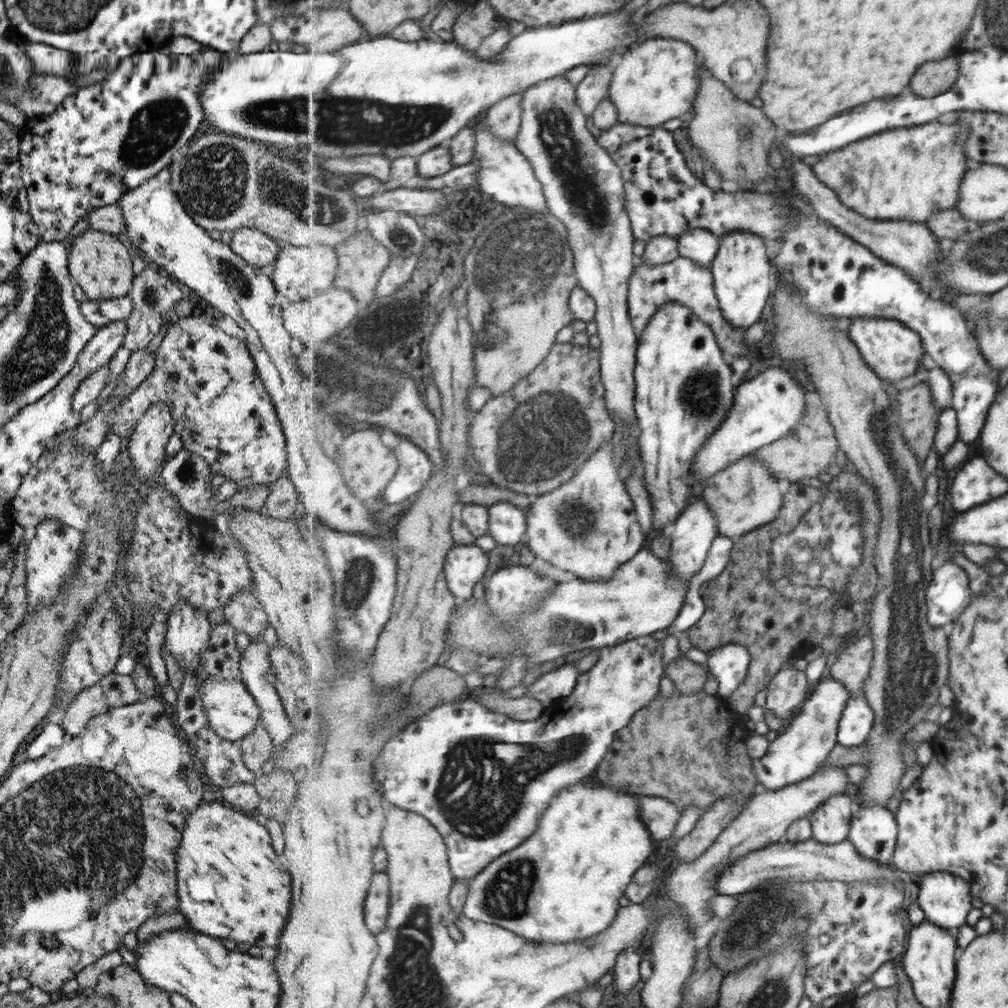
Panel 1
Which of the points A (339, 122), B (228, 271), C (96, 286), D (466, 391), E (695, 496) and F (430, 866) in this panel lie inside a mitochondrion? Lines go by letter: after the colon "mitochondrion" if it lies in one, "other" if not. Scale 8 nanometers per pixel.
A: mitochondrion
B: mitochondrion
C: other
D: other
E: other
F: other

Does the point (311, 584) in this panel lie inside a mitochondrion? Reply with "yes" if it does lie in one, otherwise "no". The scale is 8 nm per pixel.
yes

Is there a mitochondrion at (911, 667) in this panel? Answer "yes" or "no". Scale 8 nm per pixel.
yes

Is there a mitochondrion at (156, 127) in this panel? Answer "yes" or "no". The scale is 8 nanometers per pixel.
yes

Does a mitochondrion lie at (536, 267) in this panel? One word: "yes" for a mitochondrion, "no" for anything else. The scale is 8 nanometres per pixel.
yes

